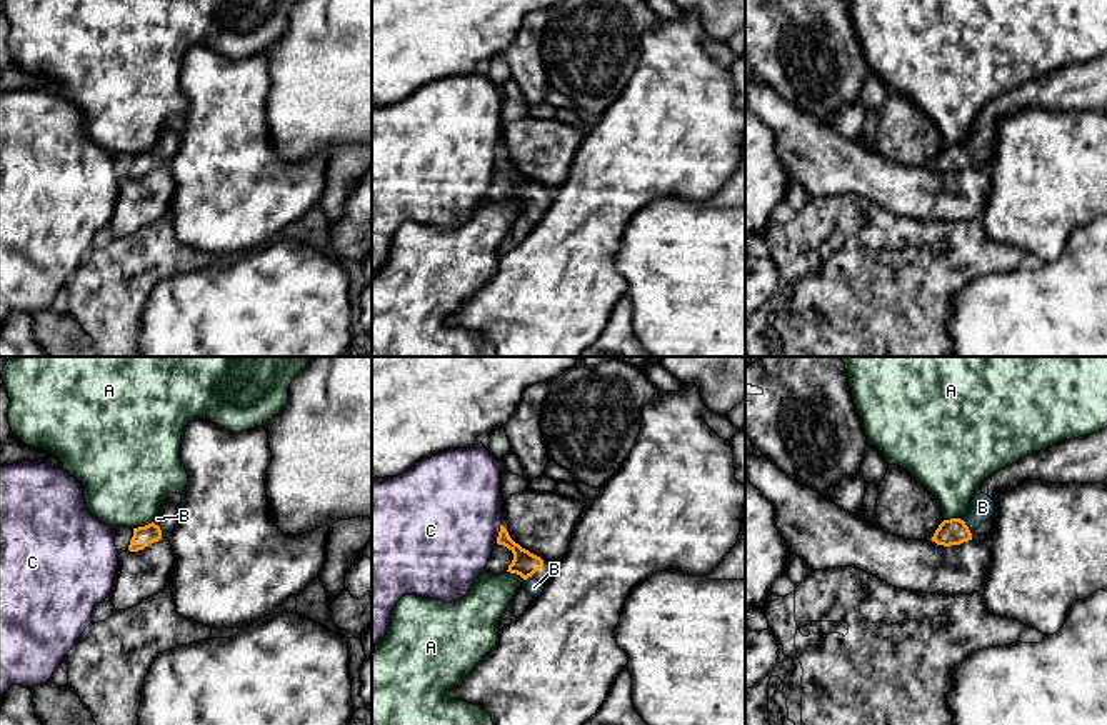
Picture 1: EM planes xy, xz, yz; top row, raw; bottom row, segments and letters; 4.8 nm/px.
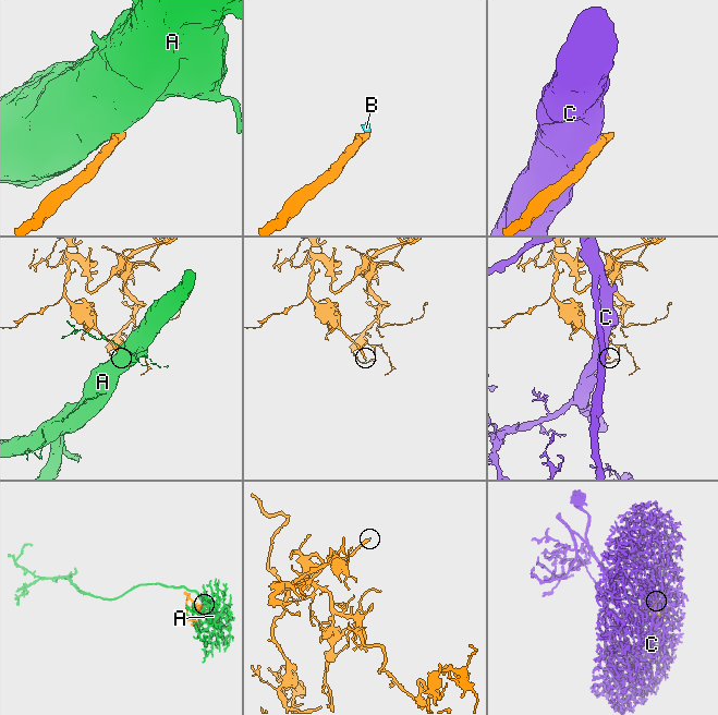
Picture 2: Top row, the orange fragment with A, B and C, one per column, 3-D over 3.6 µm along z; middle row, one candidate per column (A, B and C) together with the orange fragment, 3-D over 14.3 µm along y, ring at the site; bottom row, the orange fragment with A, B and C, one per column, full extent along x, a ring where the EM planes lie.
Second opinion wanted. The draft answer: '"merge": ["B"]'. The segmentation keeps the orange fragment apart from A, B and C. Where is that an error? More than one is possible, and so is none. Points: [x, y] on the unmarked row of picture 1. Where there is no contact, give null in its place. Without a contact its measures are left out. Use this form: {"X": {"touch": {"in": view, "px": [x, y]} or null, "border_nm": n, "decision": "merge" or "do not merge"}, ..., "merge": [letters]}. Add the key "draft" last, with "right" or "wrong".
{"A": {"touch": {"in": "xy", "px": [142, 154]}, "border_nm": 100, "decision": "do not merge"}, "B": {"touch": {"in": "yz", "px": [966, 152]}, "border_nm": 70, "decision": "merge"}, "C": {"touch": {"in": "xz", "px": [499, 160]}, "border_nm": 100, "decision": "do not merge"}, "merge": ["B"], "draft": "right"}

